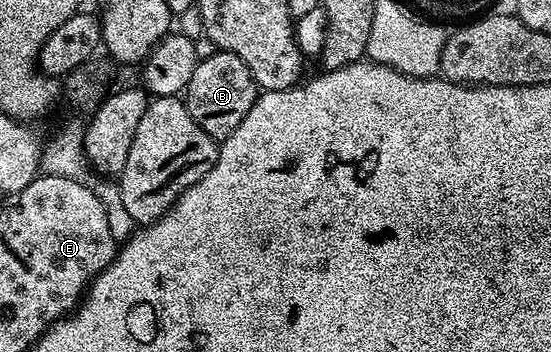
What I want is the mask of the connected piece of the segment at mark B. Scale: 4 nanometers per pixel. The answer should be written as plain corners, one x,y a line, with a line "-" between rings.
217,49
213,53
213,57
205,57
196,62
193,77
189,77
187,82
185,102
193,121
197,121
197,125
201,125
201,129
205,129
205,133
209,133
209,137
222,141
229,137
229,133
233,133
233,129
237,129
237,125
241,125
245,113
249,113
249,109
256,106
255,98
258,95
261,95
261,89
255,84
253,73
249,73
249,65
245,65
245,61
241,61
241,57

